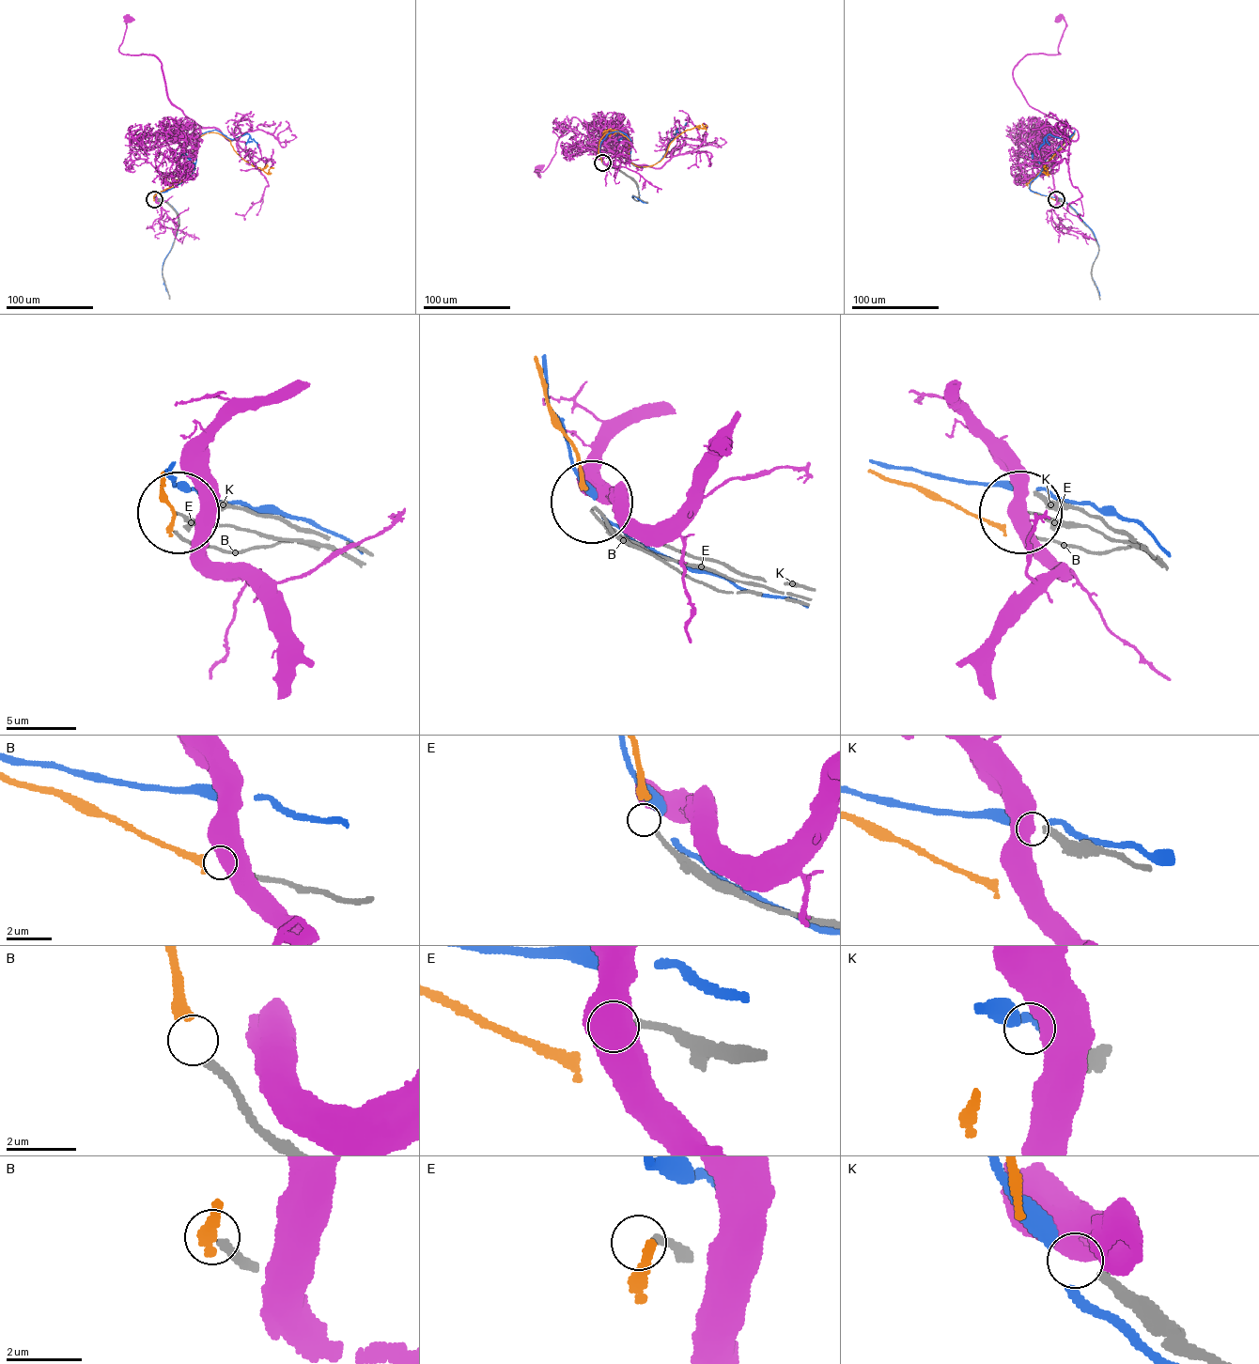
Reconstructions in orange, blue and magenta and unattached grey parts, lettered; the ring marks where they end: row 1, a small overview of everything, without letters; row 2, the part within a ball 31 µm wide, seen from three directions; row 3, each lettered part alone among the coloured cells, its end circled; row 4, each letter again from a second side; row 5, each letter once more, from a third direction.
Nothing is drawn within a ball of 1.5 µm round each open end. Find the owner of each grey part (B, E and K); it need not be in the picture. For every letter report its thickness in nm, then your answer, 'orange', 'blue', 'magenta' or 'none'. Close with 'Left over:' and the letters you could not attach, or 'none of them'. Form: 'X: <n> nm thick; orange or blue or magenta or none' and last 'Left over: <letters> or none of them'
B: 220 nm thick; orange
E: 200 nm thick; none
K: 300 nm thick; none
Left over: E, K

